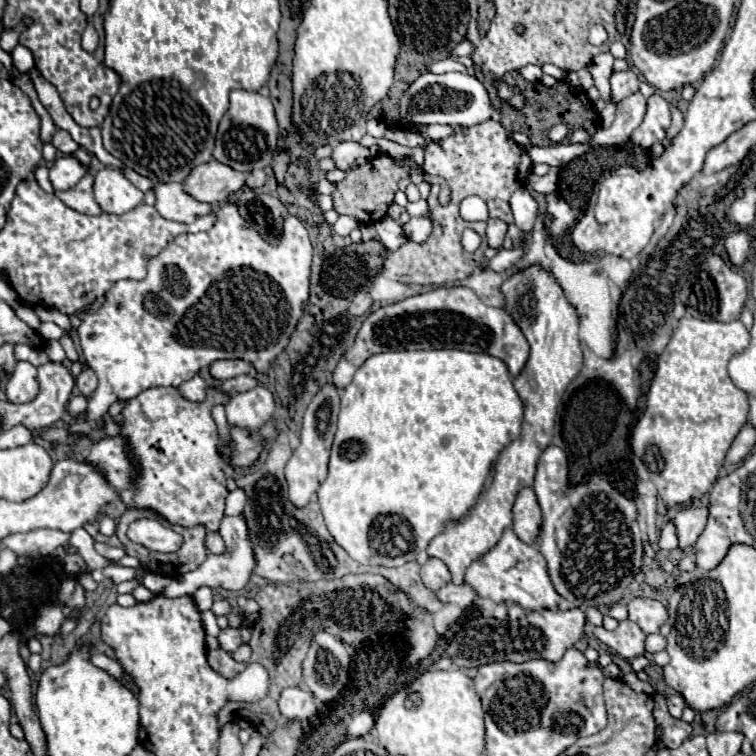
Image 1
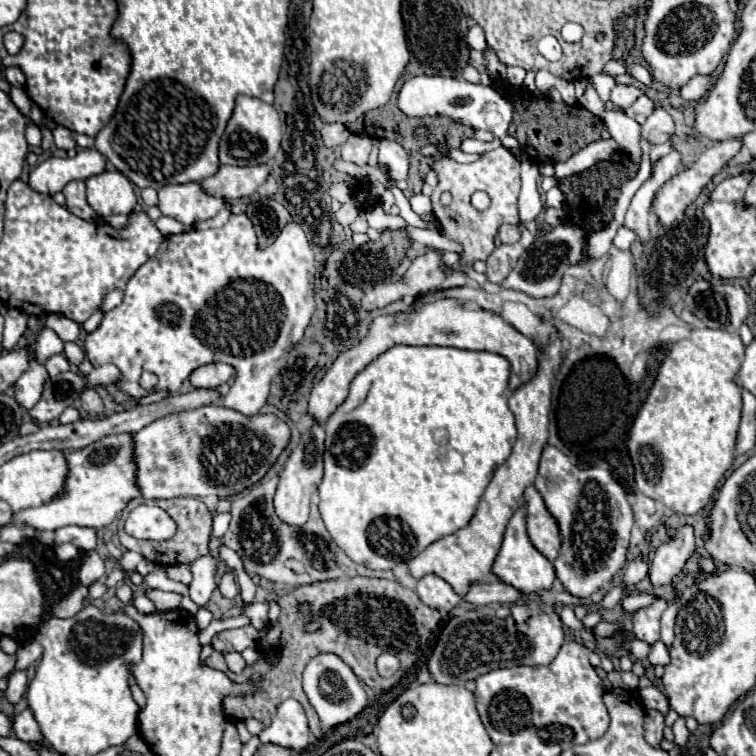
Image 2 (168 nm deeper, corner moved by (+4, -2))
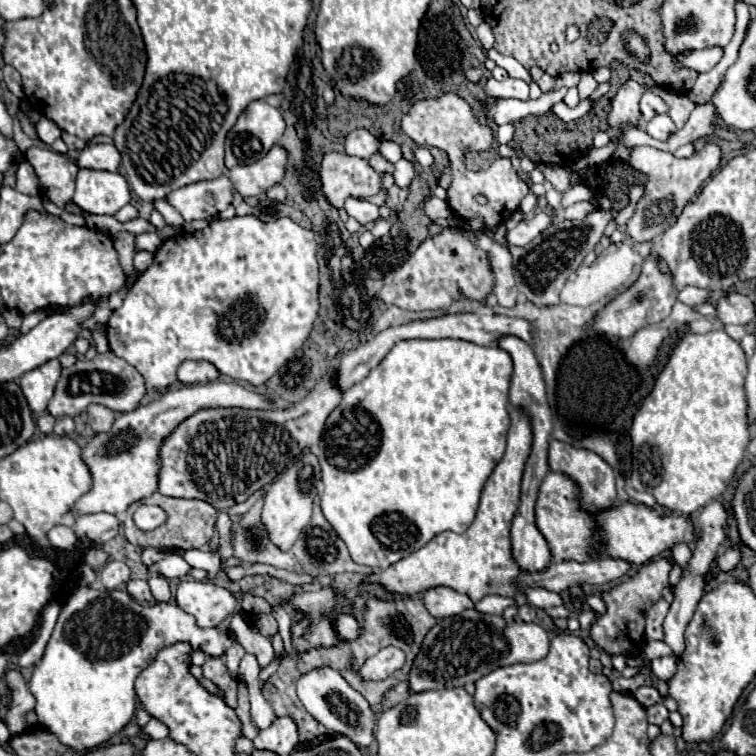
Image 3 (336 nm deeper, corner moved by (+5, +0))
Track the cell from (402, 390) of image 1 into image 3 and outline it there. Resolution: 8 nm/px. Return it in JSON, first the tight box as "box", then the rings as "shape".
{"box":[318,340,512,570],"shape":[[[402,340],[388,352],[388,356],[362,382],[354,384],[352,388],[344,392],[340,406],[326,420],[326,426],[318,444],[318,460],[322,468],[322,482],[324,482],[324,496],[320,506],[326,520],[332,524],[332,528],[348,546],[348,552],[356,564],[384,570],[390,564],[420,550],[440,532],[452,530],[462,534],[468,530],[468,526],[474,522],[484,482],[488,480],[488,476],[492,474],[494,466],[500,462],[506,450],[506,436],[510,428],[510,416],[508,416],[508,406],[510,406],[508,386],[512,376],[510,360],[512,360],[510,354],[504,352],[502,348],[478,346],[466,340]]]}

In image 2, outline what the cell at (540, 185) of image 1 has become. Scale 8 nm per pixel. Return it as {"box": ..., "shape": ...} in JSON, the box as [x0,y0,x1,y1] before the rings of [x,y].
{"box":[555,140,619,178],"shape":[[[597,140],[581,148],[577,154],[573,154],[567,162],[555,164],[555,178],[565,178],[571,174],[579,174],[583,170],[589,170],[591,166],[609,160],[619,150],[619,144],[611,140]]]}

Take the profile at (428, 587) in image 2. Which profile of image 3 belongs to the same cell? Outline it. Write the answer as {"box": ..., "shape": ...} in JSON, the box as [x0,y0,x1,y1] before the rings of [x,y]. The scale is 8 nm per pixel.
{"box":[422,586,474,618],"shape":[[[446,586],[428,588],[422,594],[422,602],[434,618],[456,616],[458,612],[462,612],[466,608],[474,608],[474,602],[466,594],[454,592],[452,588],[446,588]]]}

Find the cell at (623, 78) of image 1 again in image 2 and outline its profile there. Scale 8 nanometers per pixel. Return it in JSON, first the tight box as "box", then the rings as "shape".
{"box":[611,84,643,108],"shape":[[[617,84],[613,90],[611,90],[611,102],[619,108],[629,108],[643,92],[635,86],[623,86],[623,84]]]}

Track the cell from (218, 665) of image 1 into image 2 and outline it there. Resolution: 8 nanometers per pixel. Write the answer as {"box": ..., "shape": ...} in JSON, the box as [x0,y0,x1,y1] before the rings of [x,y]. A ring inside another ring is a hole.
{"box":[207,578,441,738],"shape":[[[343,578],[343,580],[329,580],[329,582],[319,582],[319,584],[309,584],[295,588],[293,592],[281,596],[277,600],[281,606],[281,618],[273,624],[267,626],[267,648],[259,644],[261,658],[255,666],[247,666],[241,674],[233,674],[221,652],[213,652],[207,658],[207,666],[215,670],[223,670],[233,682],[243,684],[243,682],[261,682],[261,690],[253,694],[243,694],[243,696],[227,696],[223,700],[225,714],[229,718],[257,718],[265,726],[273,720],[275,708],[287,700],[295,698],[301,702],[301,706],[307,712],[309,718],[309,730],[315,738],[323,736],[321,722],[315,714],[315,710],[309,706],[303,688],[301,688],[301,674],[307,662],[321,654],[321,652],[331,652],[337,654],[353,672],[355,676],[365,682],[369,688],[377,690],[389,690],[399,678],[411,670],[417,660],[423,658],[425,650],[429,648],[429,640],[439,628],[441,614],[437,610],[431,610],[427,604],[419,600],[419,596],[407,588],[401,588],[393,580],[379,580],[379,578]],[[299,602],[309,602],[313,608],[313,616],[321,618],[321,628],[317,632],[307,632],[303,628],[303,622],[307,616],[303,616],[297,610]],[[365,630],[365,632],[361,632]],[[381,652],[393,652],[401,658],[403,666],[399,674],[393,674],[391,678],[379,678],[375,674],[375,656]],[[275,654],[279,658],[277,666],[271,666],[267,658]],[[299,694],[299,696],[297,696]]]}

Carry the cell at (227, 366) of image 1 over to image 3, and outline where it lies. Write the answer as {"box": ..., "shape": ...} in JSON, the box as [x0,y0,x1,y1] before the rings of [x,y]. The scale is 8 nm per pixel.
{"box":[178,360,220,384],"shape":[[[188,360],[178,368],[178,380],[182,384],[206,384],[206,382],[214,382],[218,378],[220,378],[220,372],[210,362]]]}

